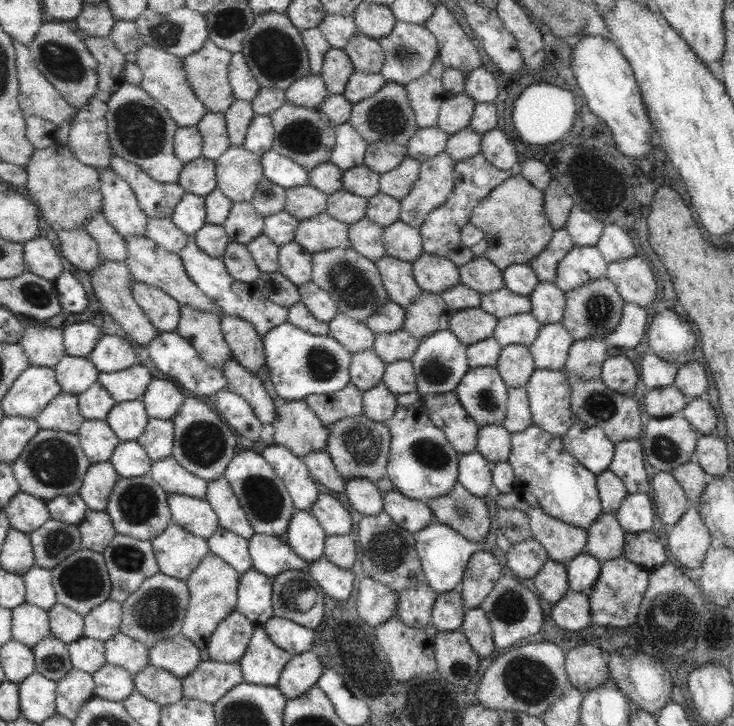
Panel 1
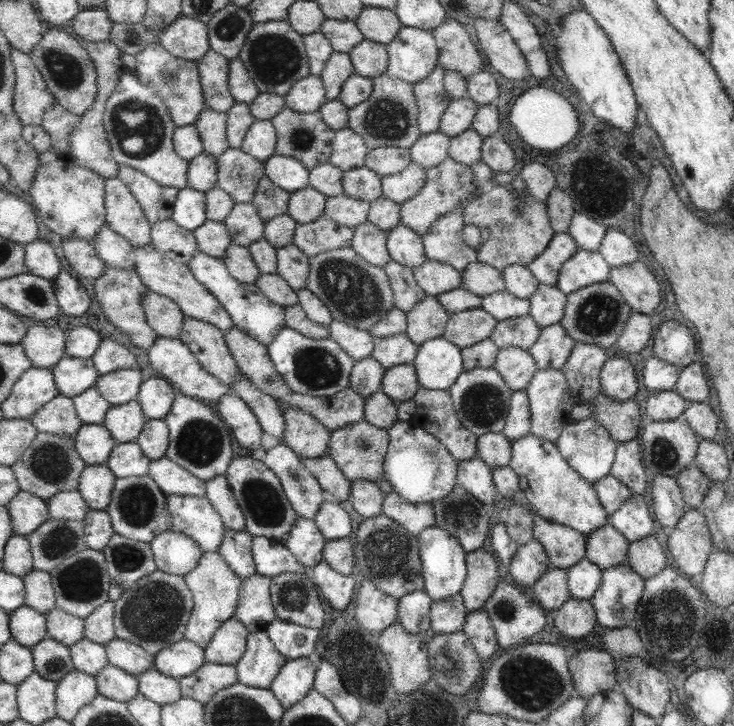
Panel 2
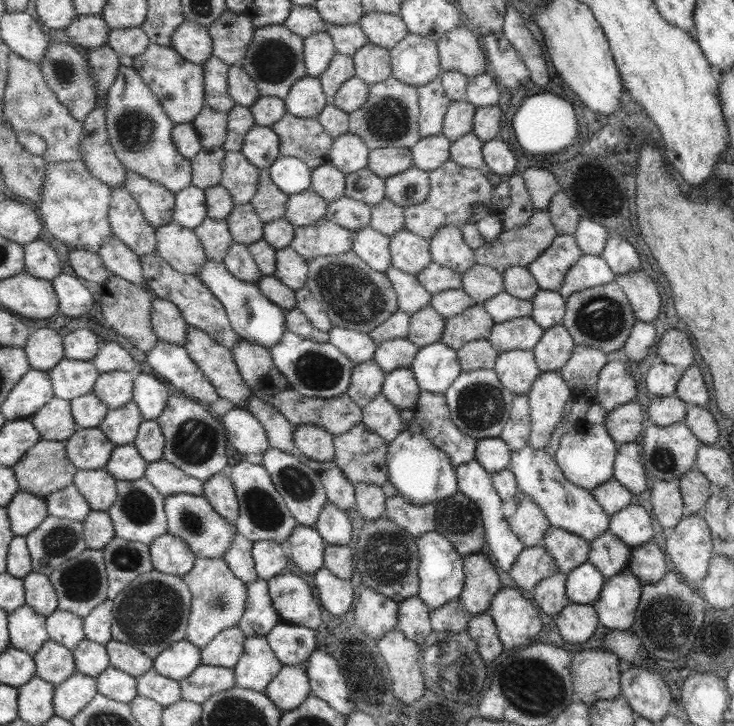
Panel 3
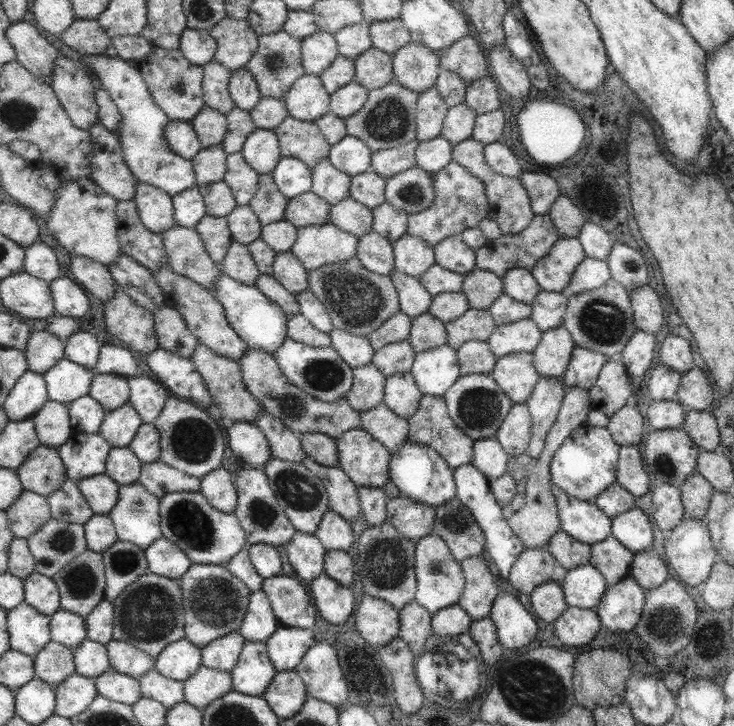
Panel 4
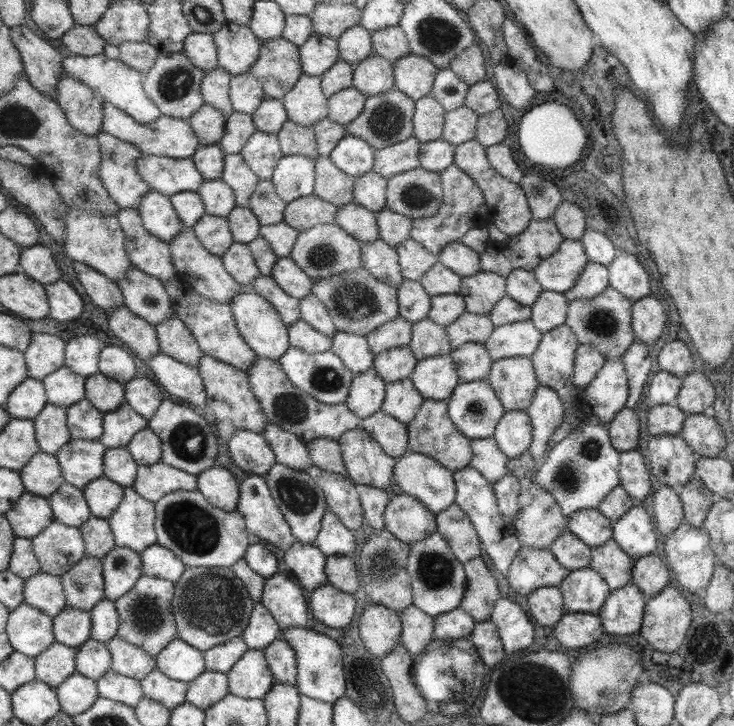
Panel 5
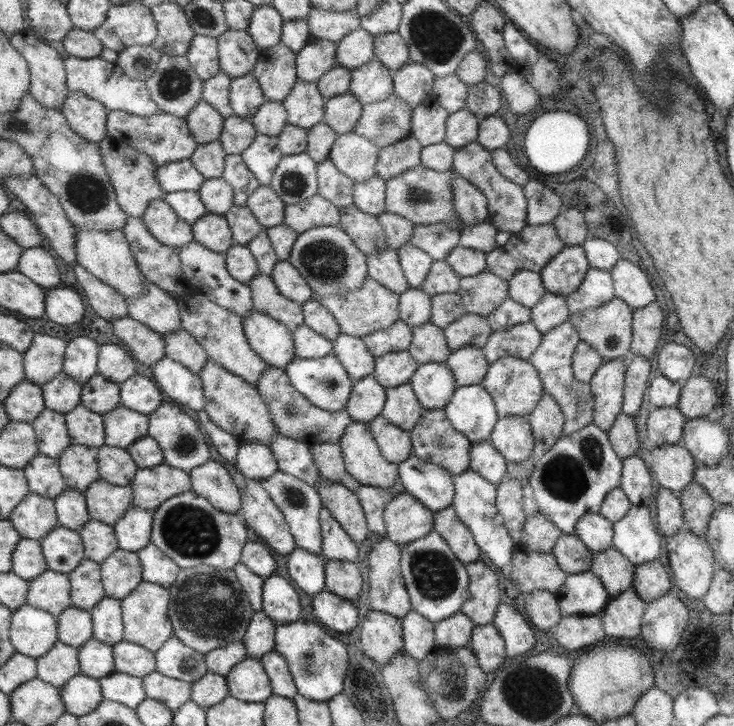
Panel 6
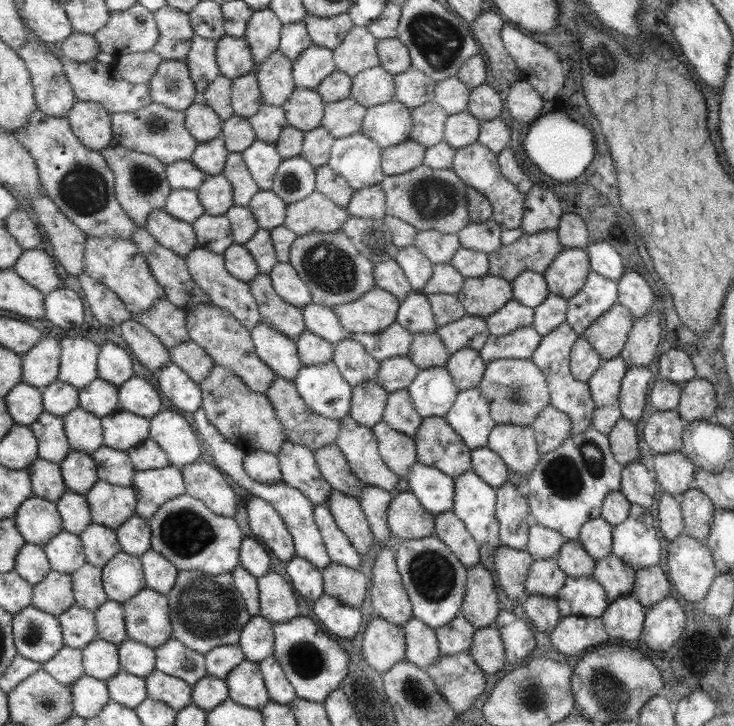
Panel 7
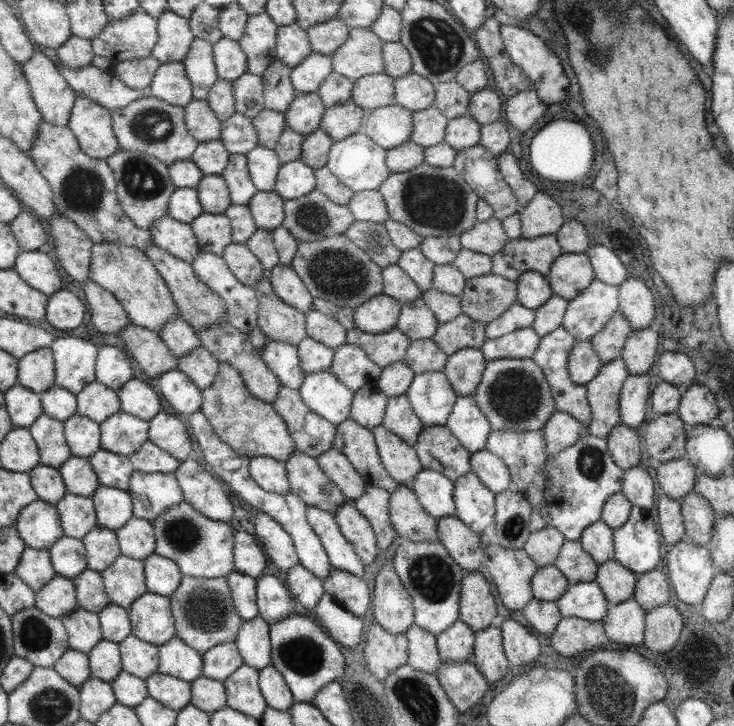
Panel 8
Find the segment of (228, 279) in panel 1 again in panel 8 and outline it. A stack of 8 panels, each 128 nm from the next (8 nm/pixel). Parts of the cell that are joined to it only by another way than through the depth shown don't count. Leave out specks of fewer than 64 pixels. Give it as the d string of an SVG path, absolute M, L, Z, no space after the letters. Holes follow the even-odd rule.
M269 338L262 358L283 386L300 390L304 385L307 375L302 367L298 345Z

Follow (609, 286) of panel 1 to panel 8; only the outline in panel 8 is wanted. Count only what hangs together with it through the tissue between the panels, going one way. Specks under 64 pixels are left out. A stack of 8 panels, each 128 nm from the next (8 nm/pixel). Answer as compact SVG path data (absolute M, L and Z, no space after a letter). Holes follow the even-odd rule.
M619 310L611 314L609 320L589 339L601 364L620 359L620 352L630 333L629 321Z

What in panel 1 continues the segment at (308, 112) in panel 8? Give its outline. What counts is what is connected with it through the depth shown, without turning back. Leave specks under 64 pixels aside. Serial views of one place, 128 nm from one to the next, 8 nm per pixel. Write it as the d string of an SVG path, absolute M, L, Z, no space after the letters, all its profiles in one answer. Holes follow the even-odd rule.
M310 73L296 80L287 90L287 100L297 106L316 107L328 97L328 86L321 75Z

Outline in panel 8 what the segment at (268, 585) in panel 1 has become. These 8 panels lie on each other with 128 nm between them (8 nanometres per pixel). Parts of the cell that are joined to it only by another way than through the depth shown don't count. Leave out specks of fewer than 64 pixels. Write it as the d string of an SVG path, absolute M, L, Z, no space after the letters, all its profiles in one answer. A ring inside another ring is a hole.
M263 617L244 621L235 642L245 665L261 670L272 664L271 624Z

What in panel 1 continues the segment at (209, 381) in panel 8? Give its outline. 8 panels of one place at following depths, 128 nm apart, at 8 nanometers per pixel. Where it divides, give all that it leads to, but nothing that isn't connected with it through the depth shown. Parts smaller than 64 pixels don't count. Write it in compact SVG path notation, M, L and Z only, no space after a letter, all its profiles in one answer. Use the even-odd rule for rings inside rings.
M133 281L133 298L152 319L158 331L178 330L181 318L181 304L165 290L141 281Z

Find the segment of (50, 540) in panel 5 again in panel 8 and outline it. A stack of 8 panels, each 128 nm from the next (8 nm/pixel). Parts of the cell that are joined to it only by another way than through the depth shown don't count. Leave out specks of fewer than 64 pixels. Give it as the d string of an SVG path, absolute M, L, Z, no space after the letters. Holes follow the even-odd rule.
M64 535L50 548L56 572L74 579L88 569L88 550L81 539Z

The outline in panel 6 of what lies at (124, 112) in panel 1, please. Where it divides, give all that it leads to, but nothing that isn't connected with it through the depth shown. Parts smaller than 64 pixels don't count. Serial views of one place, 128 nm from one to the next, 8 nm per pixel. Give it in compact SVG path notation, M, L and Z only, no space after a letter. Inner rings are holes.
M70 55L65 59L65 66L68 71L69 91L83 91L109 109L124 110L143 117L153 116L160 111L160 106L153 100L146 81L129 77L125 69L117 63L101 57L84 59ZM191 159L169 162L161 167L157 166L157 178L166 193L195 191L203 186L206 176L194 166Z

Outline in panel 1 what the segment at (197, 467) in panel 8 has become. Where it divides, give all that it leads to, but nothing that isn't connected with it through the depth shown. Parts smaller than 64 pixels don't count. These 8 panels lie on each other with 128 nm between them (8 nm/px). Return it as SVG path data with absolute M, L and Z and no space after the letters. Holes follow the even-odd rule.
M224 476L216 481L208 482L208 496L206 499L220 518L220 526L243 538L250 539L255 535L256 529L249 521L248 514L241 507L240 500L232 490L230 482Z

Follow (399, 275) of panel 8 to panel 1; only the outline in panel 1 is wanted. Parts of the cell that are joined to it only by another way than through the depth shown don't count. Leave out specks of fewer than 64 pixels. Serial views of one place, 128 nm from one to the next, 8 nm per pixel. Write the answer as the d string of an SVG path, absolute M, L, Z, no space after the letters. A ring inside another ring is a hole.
M367 216L349 225L352 247L375 262L388 254L384 246L384 232L385 227L381 223L373 222Z

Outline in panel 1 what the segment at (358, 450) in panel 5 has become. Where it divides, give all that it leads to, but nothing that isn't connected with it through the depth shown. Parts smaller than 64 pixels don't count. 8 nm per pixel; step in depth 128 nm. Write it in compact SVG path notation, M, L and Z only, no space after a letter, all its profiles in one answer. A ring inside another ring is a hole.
M365 414L345 418L331 426L327 451L337 470L347 480L365 477L377 482L388 476L388 464L392 453L392 434L385 423L372 420Z

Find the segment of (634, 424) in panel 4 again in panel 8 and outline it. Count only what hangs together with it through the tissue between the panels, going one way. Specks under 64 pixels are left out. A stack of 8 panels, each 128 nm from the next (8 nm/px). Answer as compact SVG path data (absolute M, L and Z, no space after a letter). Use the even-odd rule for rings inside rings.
M618 424L607 435L607 453L625 470L639 464L639 436L629 426Z

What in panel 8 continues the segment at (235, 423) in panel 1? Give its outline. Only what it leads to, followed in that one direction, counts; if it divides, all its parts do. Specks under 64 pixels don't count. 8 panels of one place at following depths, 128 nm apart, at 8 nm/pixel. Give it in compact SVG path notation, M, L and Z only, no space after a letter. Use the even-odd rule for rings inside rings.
M253 457L249 464L250 474L264 490L276 494L291 492L289 472L284 461L273 457Z

